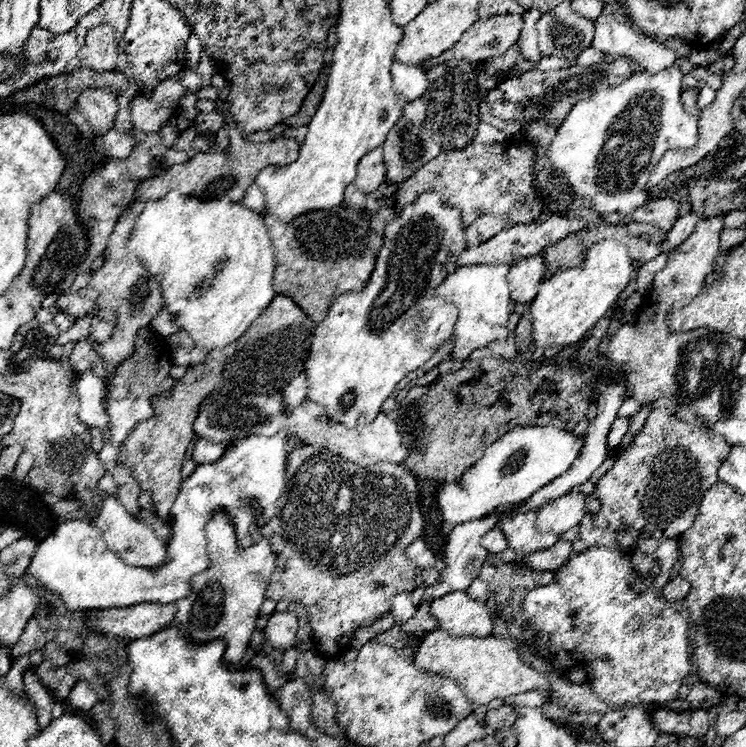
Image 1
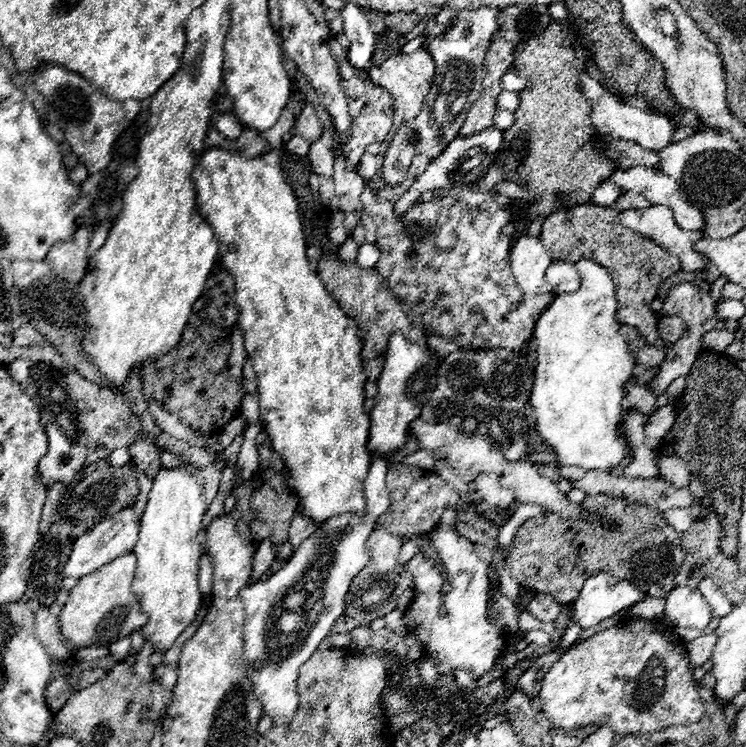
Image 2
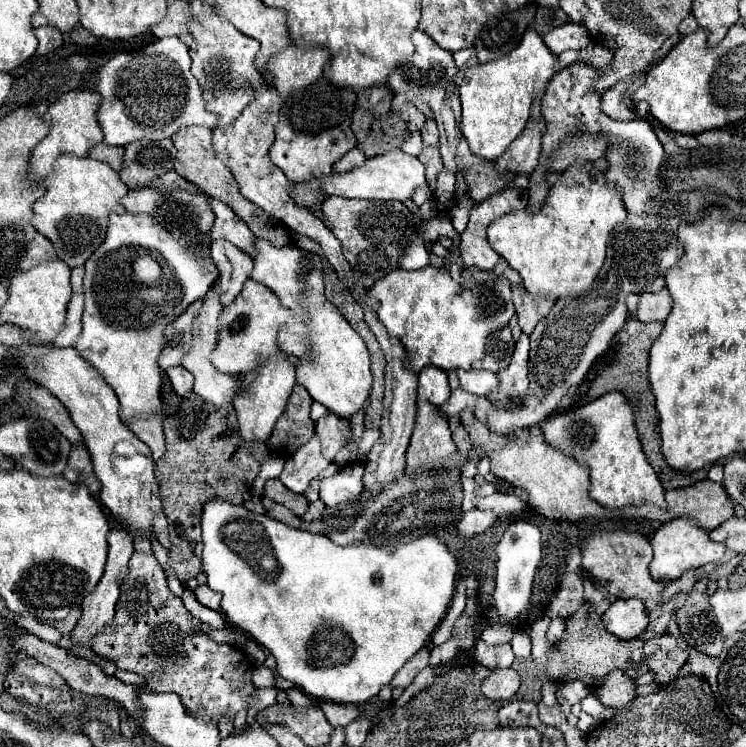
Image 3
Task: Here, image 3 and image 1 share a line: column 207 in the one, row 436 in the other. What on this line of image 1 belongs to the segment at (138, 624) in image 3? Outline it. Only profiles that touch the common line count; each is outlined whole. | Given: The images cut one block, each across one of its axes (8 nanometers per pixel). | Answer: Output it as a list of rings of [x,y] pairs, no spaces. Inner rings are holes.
[[[654,408],[644,428],[632,444],[614,456],[612,468],[598,480],[592,498],[600,500],[600,512],[592,514],[592,524],[602,530],[638,530],[650,538],[678,538],[694,524],[704,492],[718,482],[718,468],[726,460],[730,446],[718,434],[680,420],[676,414]]]

